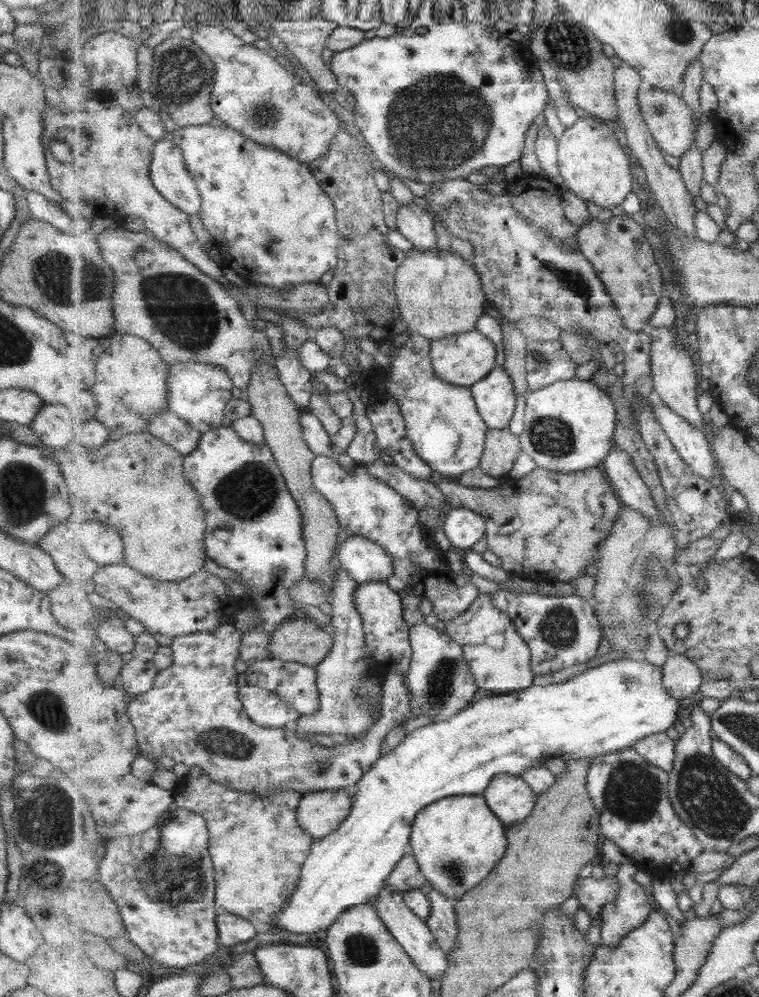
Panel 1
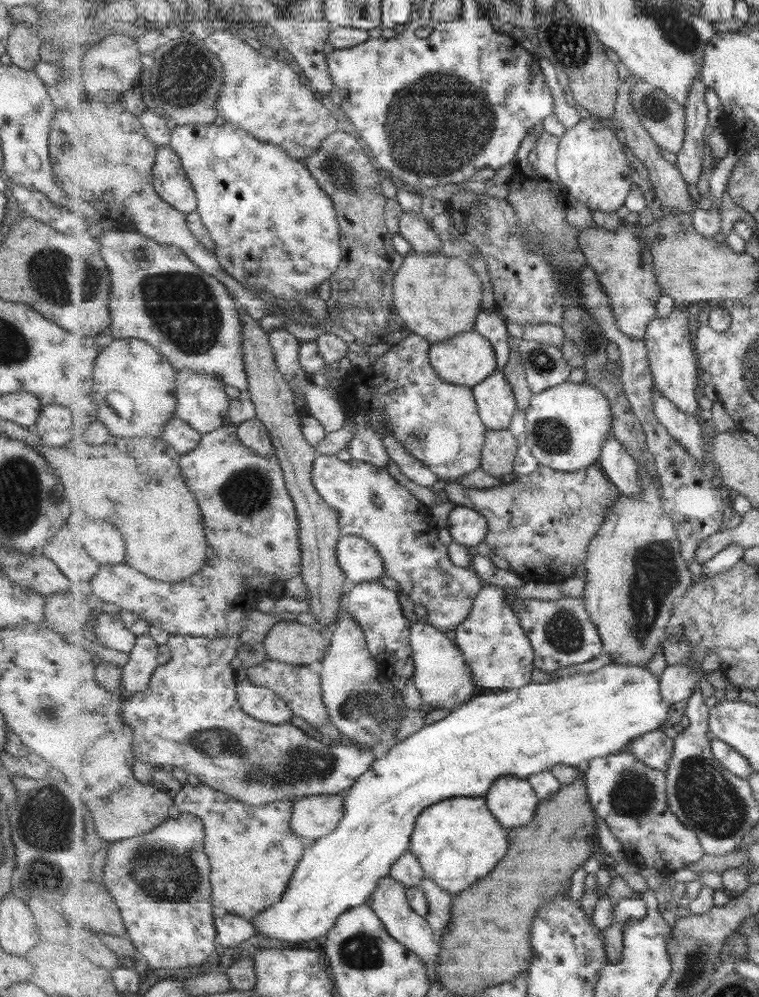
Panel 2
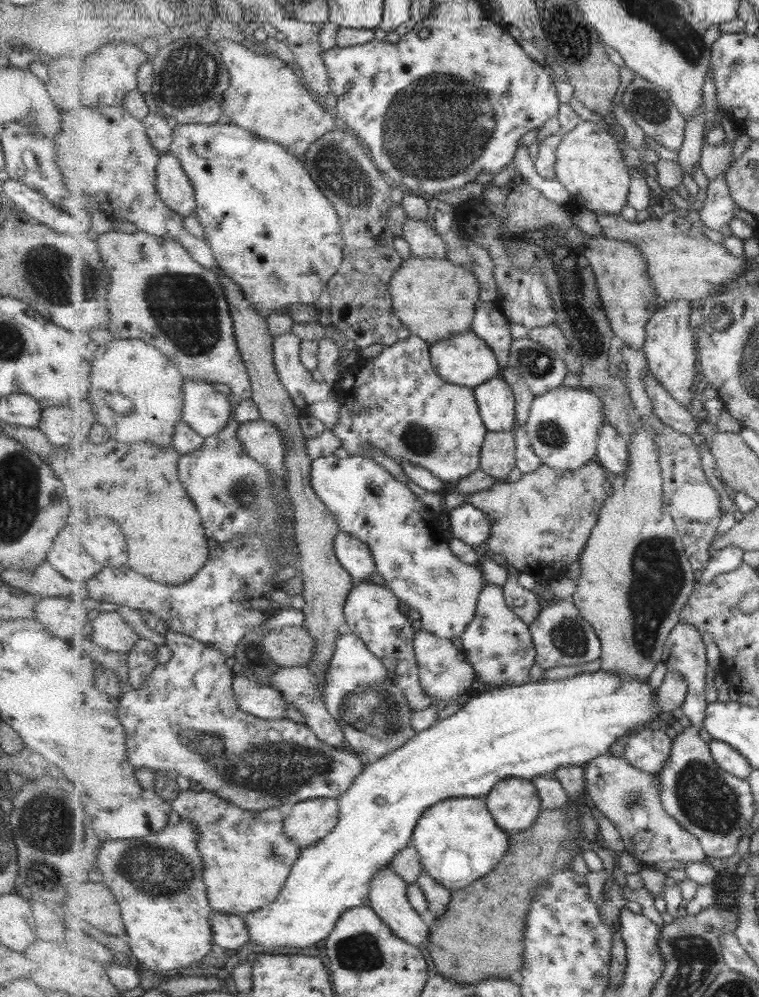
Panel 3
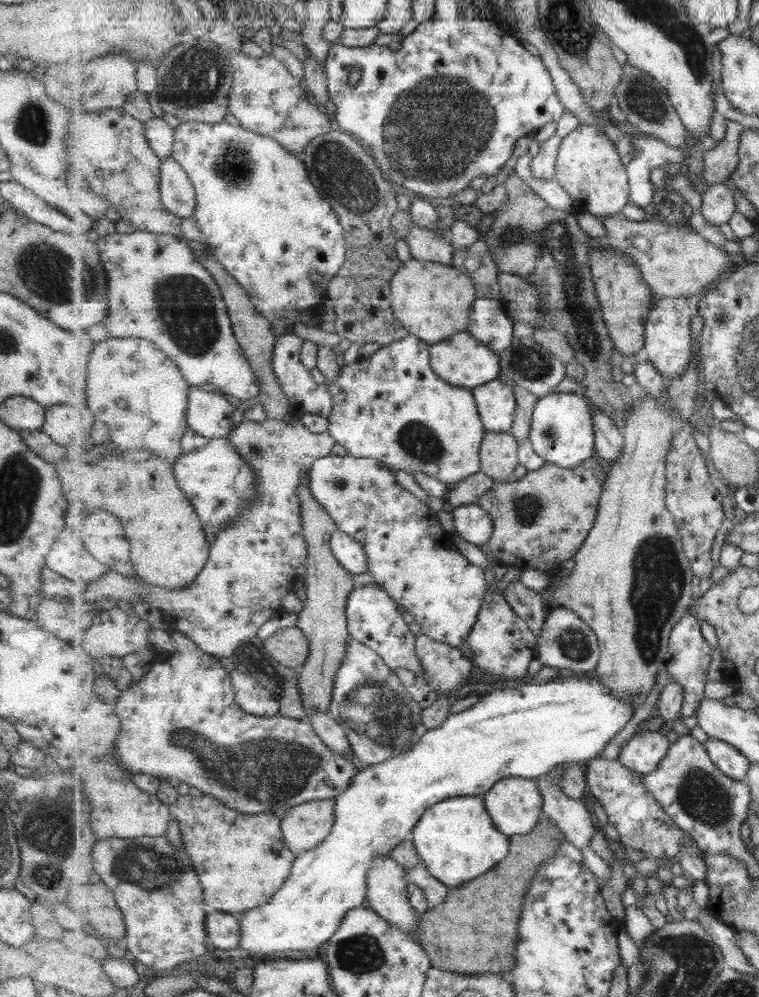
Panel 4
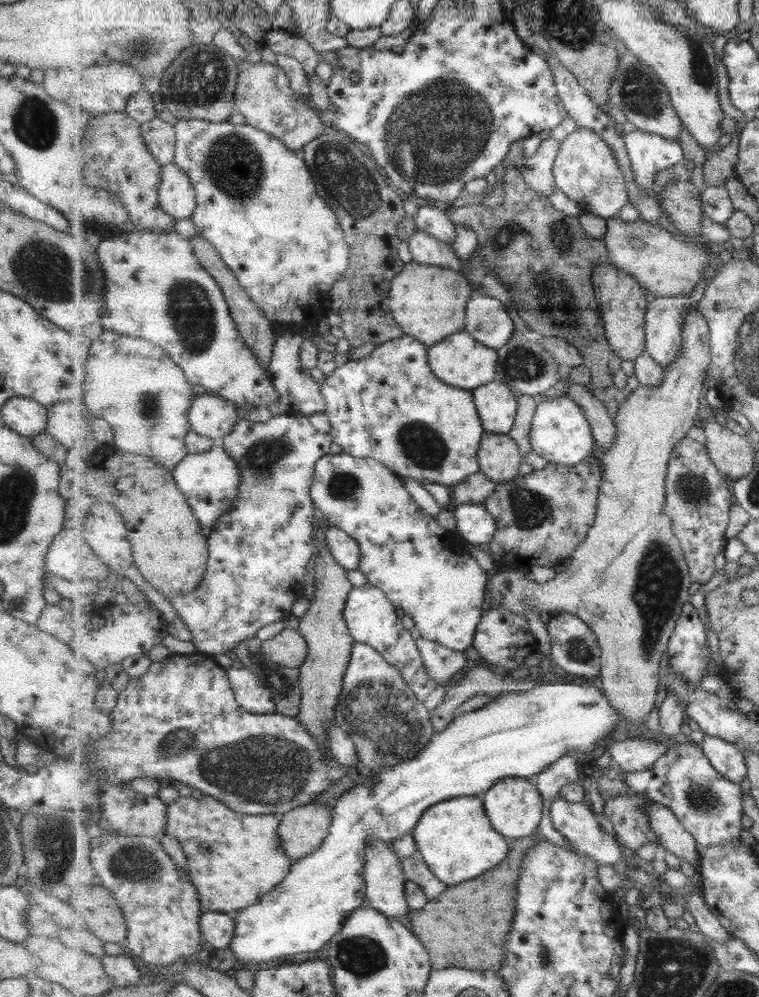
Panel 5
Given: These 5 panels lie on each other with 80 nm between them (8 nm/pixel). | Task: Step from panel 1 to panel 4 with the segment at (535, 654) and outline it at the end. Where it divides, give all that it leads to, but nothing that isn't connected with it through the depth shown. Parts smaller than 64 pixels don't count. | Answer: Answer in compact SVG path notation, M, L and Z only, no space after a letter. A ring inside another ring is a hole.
M557 607L545 617L538 636L536 652L544 665L558 669L569 668L578 675L597 668L601 646L596 632L574 610Z

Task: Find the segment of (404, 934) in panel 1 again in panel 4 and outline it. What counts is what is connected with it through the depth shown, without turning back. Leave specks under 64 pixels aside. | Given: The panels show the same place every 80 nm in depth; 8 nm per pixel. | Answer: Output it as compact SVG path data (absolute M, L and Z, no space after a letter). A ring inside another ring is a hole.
M378 856L374 865L367 875L368 903L379 916L386 918L391 924L398 926L401 930L411 933L417 938L419 932L419 916L411 906L408 895L408 880L406 879L406 869L391 856Z

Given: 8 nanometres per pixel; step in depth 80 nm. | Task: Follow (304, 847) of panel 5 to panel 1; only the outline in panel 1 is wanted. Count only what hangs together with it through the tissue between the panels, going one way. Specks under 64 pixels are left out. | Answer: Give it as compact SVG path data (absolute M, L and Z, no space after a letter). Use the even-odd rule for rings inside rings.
M356 789L322 790L302 795L298 822L316 840L334 833L351 815Z

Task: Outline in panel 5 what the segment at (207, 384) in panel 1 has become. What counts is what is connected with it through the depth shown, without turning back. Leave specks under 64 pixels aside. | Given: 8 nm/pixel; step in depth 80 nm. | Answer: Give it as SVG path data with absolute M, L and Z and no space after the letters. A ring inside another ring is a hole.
M210 392L195 396L189 410L192 430L216 442L231 434L241 417L239 408L233 402Z

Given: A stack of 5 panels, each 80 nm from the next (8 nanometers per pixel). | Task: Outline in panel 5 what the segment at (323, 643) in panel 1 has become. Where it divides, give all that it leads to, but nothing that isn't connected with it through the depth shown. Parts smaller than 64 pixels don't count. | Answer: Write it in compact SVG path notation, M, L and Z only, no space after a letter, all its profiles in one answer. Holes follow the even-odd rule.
M285 628L275 638L262 641L260 652L275 663L299 669L308 657L309 646L298 629Z

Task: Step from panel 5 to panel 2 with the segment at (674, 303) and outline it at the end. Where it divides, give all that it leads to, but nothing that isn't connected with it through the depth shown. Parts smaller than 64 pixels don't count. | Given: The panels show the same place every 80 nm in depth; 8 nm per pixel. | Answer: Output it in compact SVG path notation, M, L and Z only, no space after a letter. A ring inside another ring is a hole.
M687 305L675 307L673 312L662 319L656 316L647 328L644 342L649 351L654 388L661 390L663 397L670 399L681 411L697 416L700 411L699 402L697 402L697 386L702 384L699 378L701 366L696 351L693 350L686 307Z

